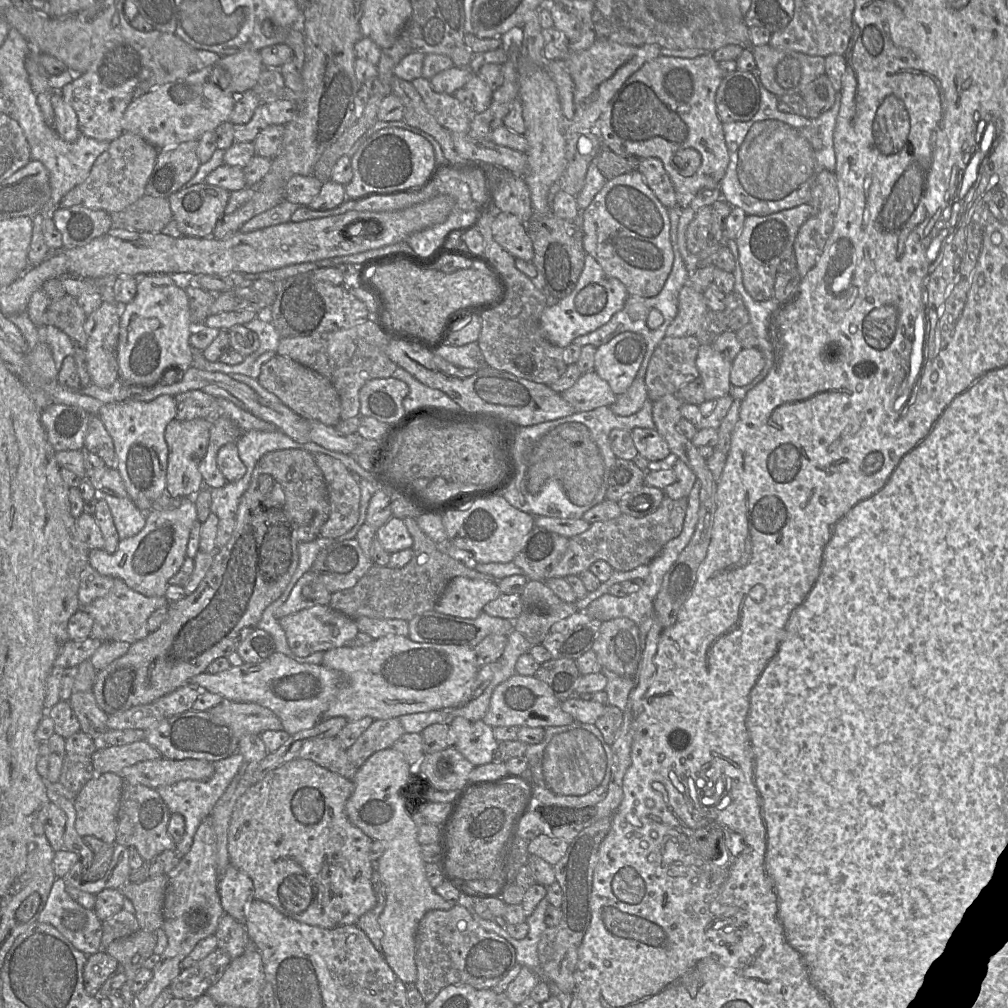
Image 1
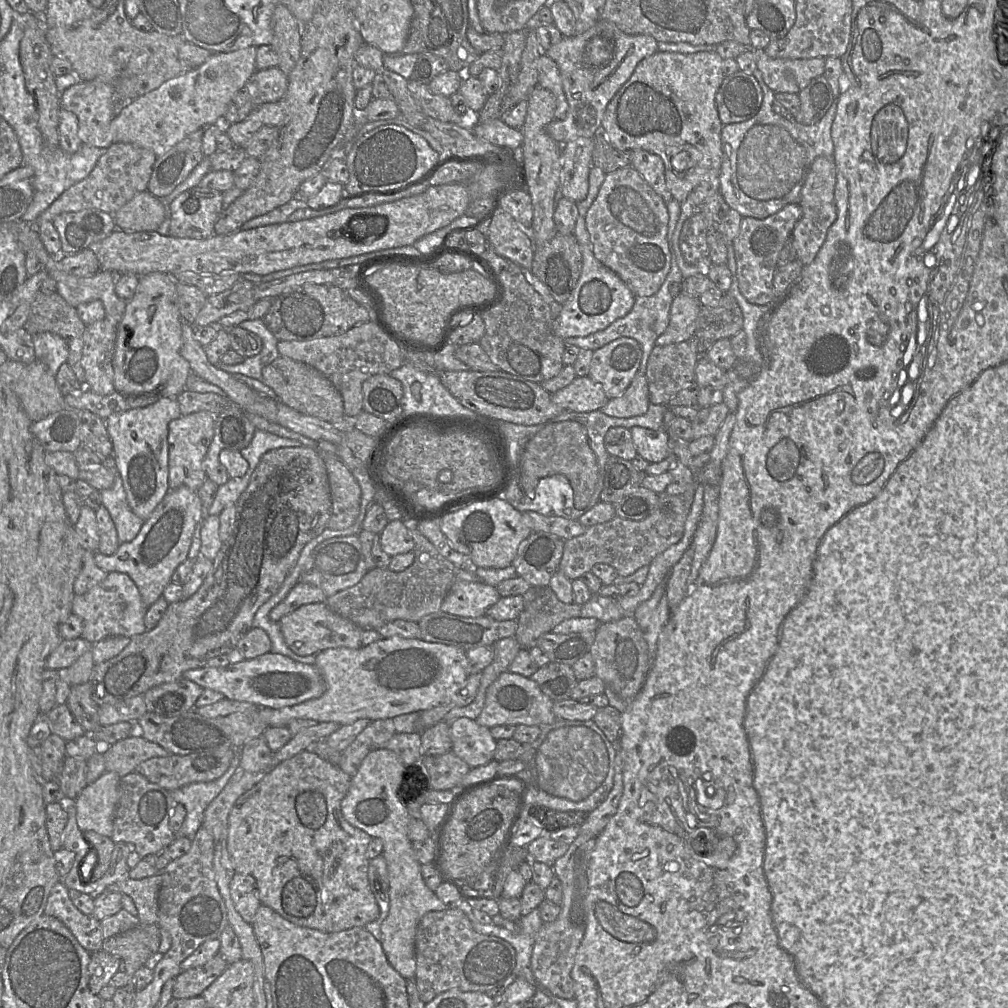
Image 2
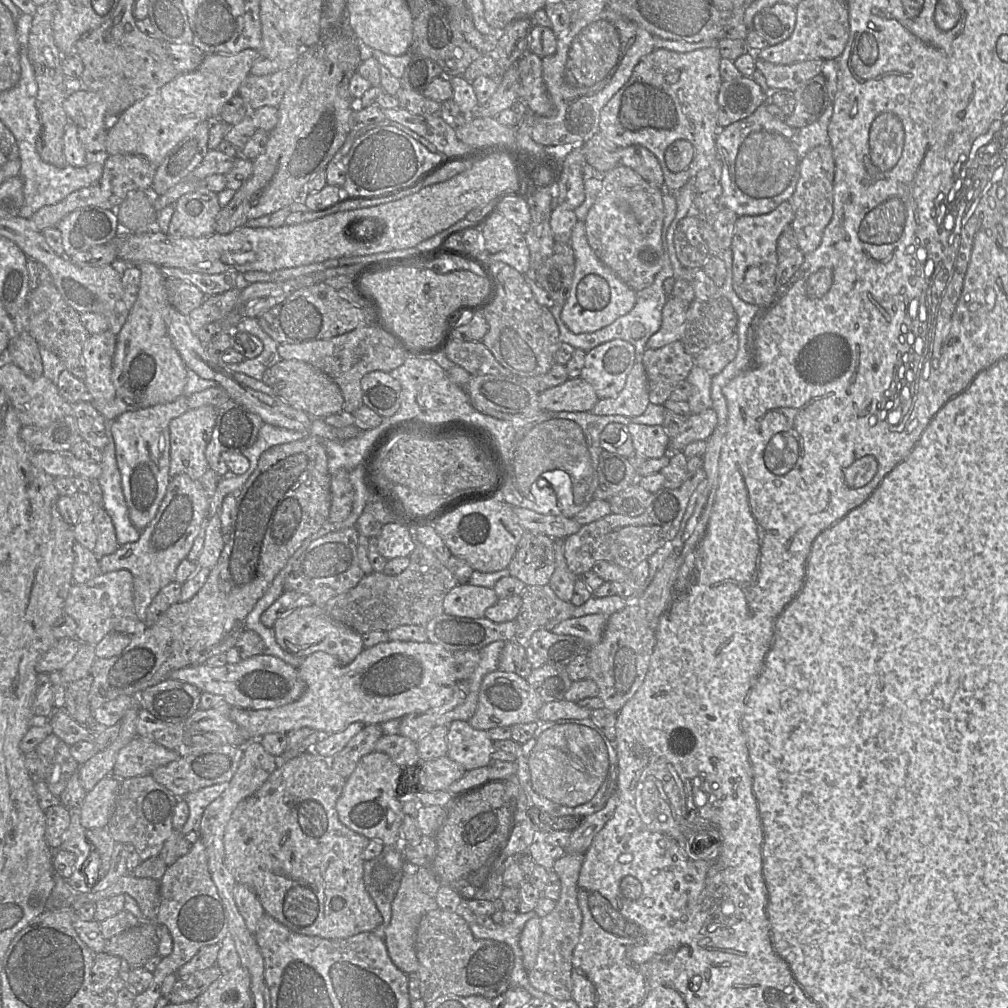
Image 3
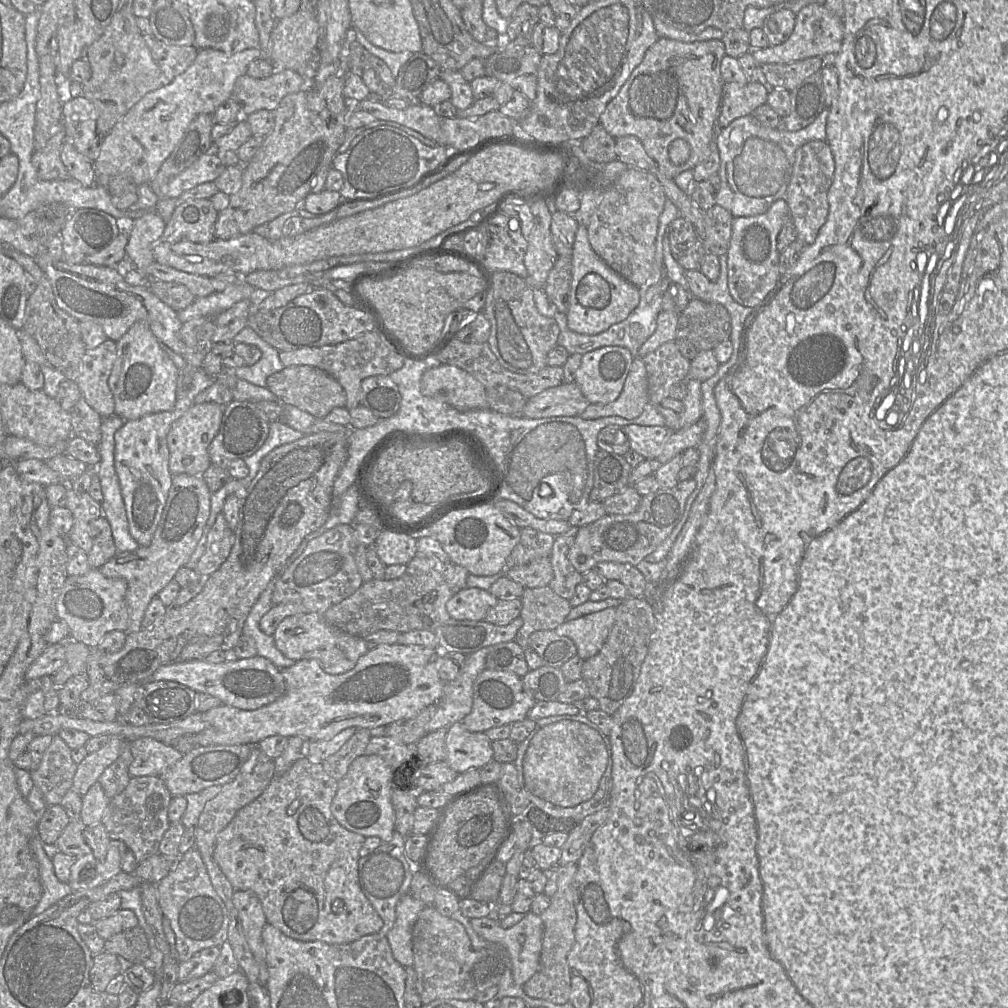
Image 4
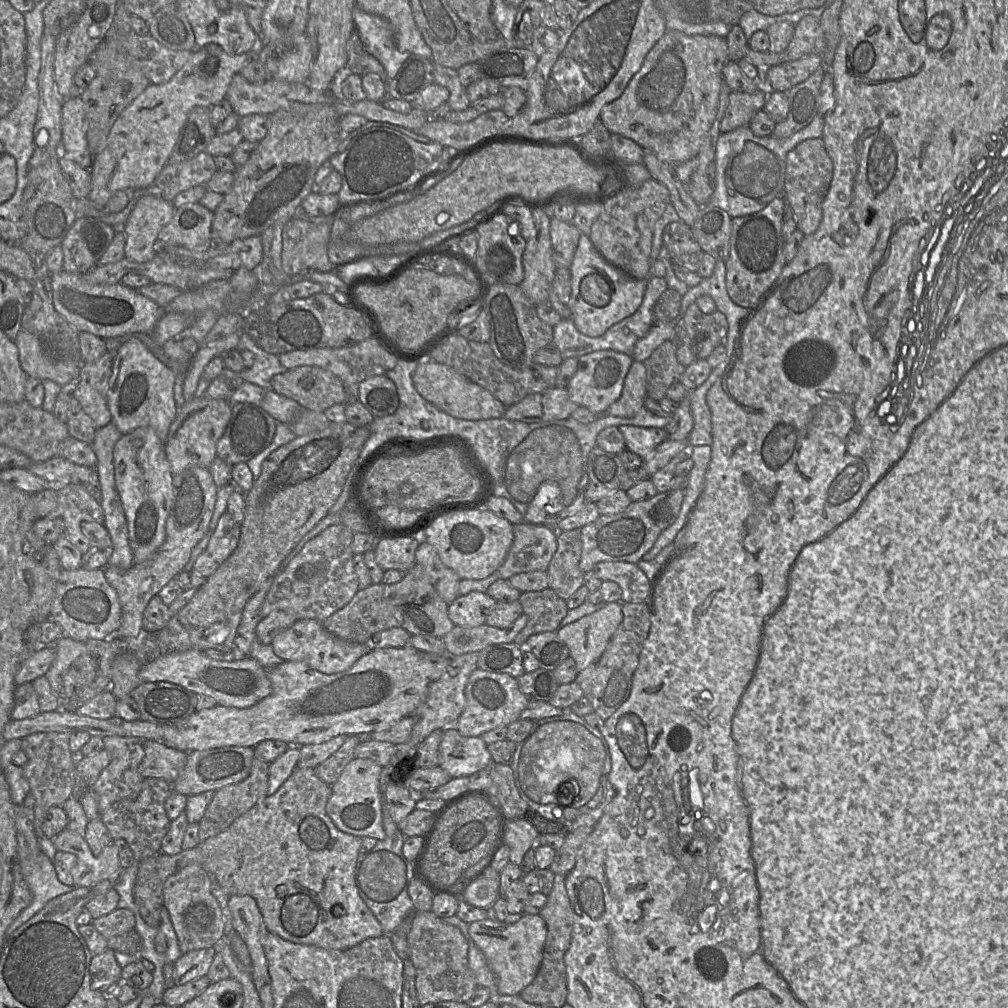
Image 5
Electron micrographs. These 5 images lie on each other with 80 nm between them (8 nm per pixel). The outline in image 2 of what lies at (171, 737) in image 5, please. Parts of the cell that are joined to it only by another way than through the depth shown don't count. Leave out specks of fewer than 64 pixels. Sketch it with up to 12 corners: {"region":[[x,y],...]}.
{"region":[[400,636],[329,648],[318,698],[267,727],[341,726],[447,705],[466,652]]}

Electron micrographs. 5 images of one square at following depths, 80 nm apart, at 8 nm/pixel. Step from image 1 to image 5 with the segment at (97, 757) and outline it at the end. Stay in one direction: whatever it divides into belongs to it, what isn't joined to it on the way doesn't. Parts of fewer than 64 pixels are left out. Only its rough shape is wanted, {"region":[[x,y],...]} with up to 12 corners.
{"region":[[144,741],[144,778],[172,783],[188,753],[162,741]]}

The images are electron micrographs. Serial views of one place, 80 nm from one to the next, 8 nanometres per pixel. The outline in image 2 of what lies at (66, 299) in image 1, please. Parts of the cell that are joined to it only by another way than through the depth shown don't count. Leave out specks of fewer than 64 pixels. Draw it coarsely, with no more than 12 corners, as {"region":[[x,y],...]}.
{"region":[[40,291],[24,327],[52,332],[69,347],[67,363],[86,385],[86,325],[58,292]]}

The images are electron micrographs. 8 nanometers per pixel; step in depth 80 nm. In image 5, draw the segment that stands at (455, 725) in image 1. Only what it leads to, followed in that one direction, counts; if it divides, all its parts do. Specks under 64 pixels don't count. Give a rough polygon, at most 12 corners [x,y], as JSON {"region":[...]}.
{"region":[[443,731],[439,766],[469,777],[492,762],[481,736]]}

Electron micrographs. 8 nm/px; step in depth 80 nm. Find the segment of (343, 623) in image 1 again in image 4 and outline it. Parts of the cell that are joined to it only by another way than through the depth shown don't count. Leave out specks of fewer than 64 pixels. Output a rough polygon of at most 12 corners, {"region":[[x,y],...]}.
{"region":[[323,615],[283,619],[274,640],[288,658],[316,659],[328,674],[369,649]]}

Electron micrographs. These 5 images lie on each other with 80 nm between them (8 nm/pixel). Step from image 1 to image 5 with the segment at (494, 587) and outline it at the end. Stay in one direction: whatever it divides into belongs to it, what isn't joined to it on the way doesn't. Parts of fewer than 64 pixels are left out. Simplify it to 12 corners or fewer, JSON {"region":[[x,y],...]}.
{"region":[[472,591],[448,605],[455,626],[486,622],[496,600]]}

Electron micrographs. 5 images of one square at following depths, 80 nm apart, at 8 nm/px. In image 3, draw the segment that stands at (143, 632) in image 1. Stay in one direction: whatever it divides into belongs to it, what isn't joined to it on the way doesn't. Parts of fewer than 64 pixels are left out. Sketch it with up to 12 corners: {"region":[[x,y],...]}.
{"region":[[128,570],[73,584],[76,638],[141,633]]}

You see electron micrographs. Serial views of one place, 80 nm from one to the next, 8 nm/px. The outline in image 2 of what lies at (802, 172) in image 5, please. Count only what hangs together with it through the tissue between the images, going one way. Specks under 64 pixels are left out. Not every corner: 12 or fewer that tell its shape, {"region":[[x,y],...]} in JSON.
{"region":[[818,157],[803,181],[791,240],[810,264],[837,218],[833,158]]}

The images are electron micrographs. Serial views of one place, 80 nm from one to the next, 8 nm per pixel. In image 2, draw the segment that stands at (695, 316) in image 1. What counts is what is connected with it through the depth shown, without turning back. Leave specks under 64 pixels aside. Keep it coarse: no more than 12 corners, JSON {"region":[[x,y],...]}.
{"region":[[680,292],[672,302],[668,327],[656,346],[689,340],[699,299]]}

